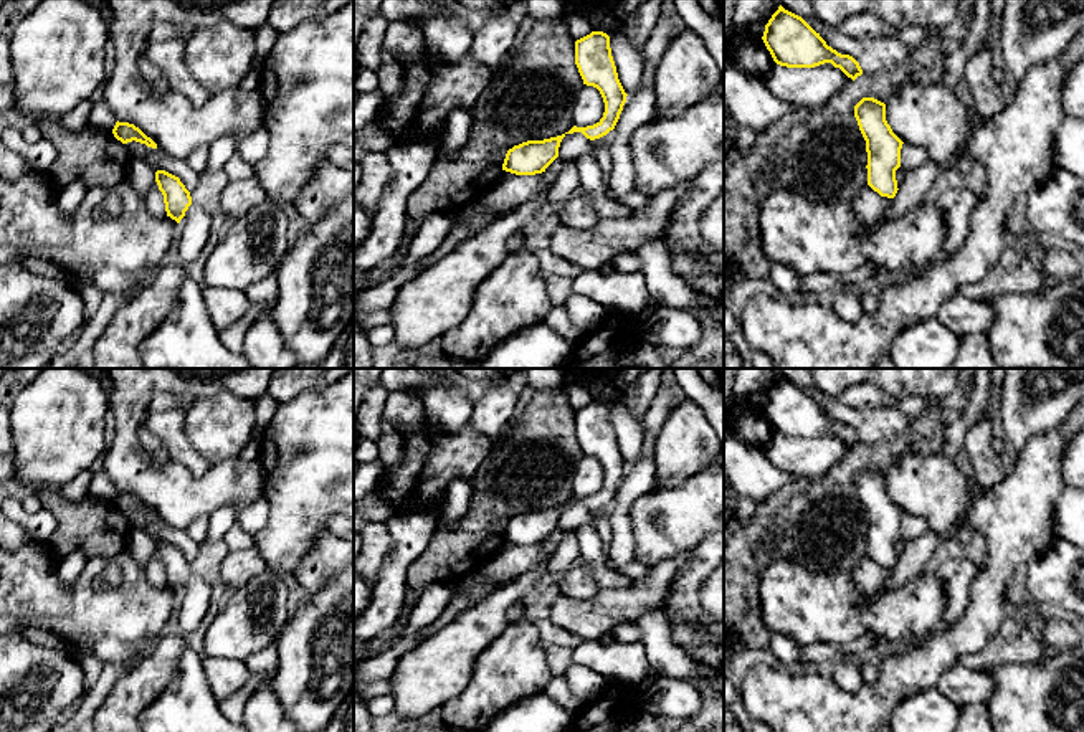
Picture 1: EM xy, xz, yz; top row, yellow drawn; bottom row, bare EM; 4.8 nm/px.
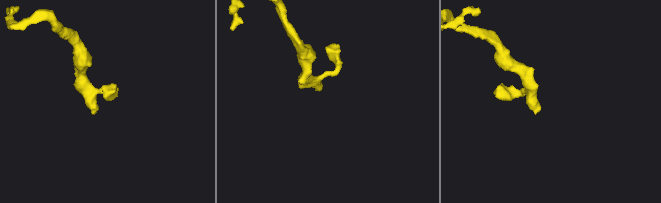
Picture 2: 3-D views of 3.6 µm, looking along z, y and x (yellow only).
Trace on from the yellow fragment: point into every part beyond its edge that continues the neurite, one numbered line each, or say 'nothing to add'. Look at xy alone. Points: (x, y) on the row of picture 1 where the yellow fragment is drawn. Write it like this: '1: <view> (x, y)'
1: xy (194, 228)

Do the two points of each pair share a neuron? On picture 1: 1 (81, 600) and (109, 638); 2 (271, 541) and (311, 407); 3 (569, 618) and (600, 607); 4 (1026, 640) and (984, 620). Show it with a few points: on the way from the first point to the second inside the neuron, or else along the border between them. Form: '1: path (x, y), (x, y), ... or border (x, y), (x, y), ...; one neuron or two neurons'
1: path (91, 610), (109, 628); one neuron
2: path (299, 508), (303, 486), (316, 465), (316, 440); one neuron
3: path (577, 617), (592, 615); one neuron
4: border (1007, 617), (998, 632), (982, 648), (970, 651); two neurons

